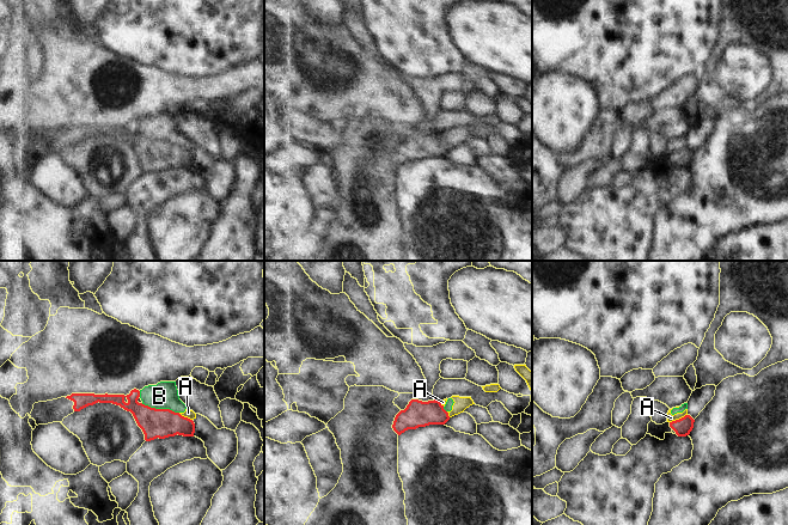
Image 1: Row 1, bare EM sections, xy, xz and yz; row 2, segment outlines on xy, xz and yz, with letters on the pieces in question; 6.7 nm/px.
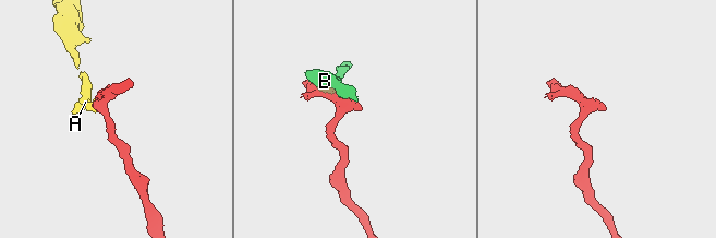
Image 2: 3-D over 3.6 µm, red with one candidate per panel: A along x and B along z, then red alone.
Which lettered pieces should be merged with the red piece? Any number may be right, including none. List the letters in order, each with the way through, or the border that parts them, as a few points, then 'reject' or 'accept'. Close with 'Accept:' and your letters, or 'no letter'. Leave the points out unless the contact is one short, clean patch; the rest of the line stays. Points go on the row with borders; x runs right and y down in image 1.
A: border yz (686, 414), (670, 422); reject
B: reject
Accept: no letter

